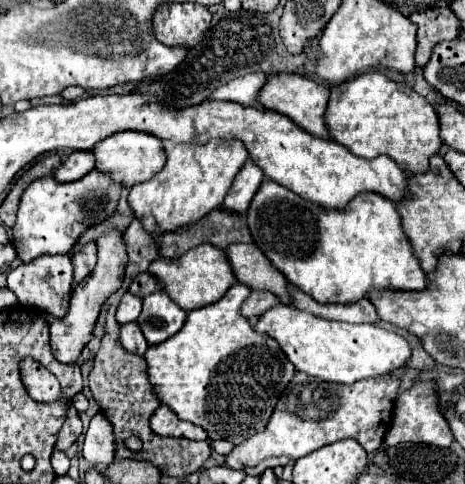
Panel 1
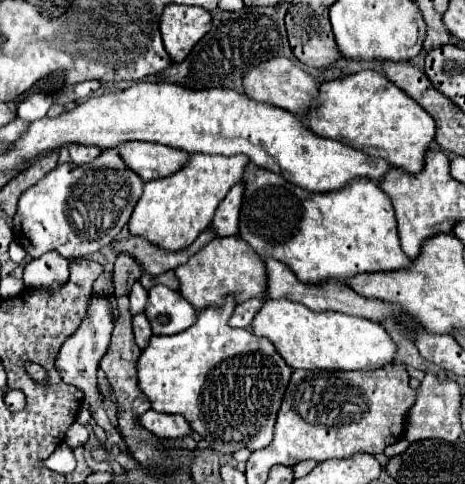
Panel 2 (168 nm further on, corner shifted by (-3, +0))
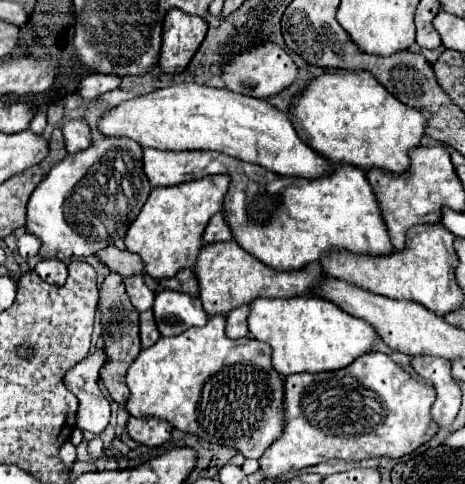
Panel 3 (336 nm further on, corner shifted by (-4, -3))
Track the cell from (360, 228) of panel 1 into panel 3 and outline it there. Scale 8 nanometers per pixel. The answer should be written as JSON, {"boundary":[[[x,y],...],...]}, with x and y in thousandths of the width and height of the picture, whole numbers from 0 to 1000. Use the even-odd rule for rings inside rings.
{"boundary":[[[305,308],[314,366],[335,382],[383,382],[426,366],[486,357],[499,366],[482,411],[486,457],[503,494],[551,535],[594,560],[649,556],[714,519],[753,519],[778,527],[839,527],[847,506],[822,452],[809,403],[787,357],[761,341],[727,341],[723,353],[688,370],[611,366],[572,353],[559,341],[486,324],[452,312],[366,316],[344,308]]]}

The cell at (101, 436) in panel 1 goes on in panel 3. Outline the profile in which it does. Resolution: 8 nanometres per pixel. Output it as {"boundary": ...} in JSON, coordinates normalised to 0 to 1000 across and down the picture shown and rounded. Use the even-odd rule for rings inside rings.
{"boundary":[[[206,721],[185,742],[151,758],[138,775],[138,795],[168,820],[172,841],[163,882],[194,895],[219,895],[237,870],[237,831],[211,800],[211,771],[228,750],[224,721]]]}

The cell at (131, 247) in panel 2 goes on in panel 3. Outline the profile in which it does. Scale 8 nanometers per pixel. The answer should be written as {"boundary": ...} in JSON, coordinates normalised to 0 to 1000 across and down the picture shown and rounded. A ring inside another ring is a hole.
{"boundary":[[[237,506],[237,510],[219,514],[219,519],[211,519],[206,527],[215,531],[215,539],[219,539],[228,552],[237,552],[237,560],[258,564],[258,568],[267,568],[267,572],[310,568],[310,564],[314,564],[314,552],[310,552],[301,527],[292,527],[292,523],[275,519],[275,514],[258,519],[254,510]]]}

